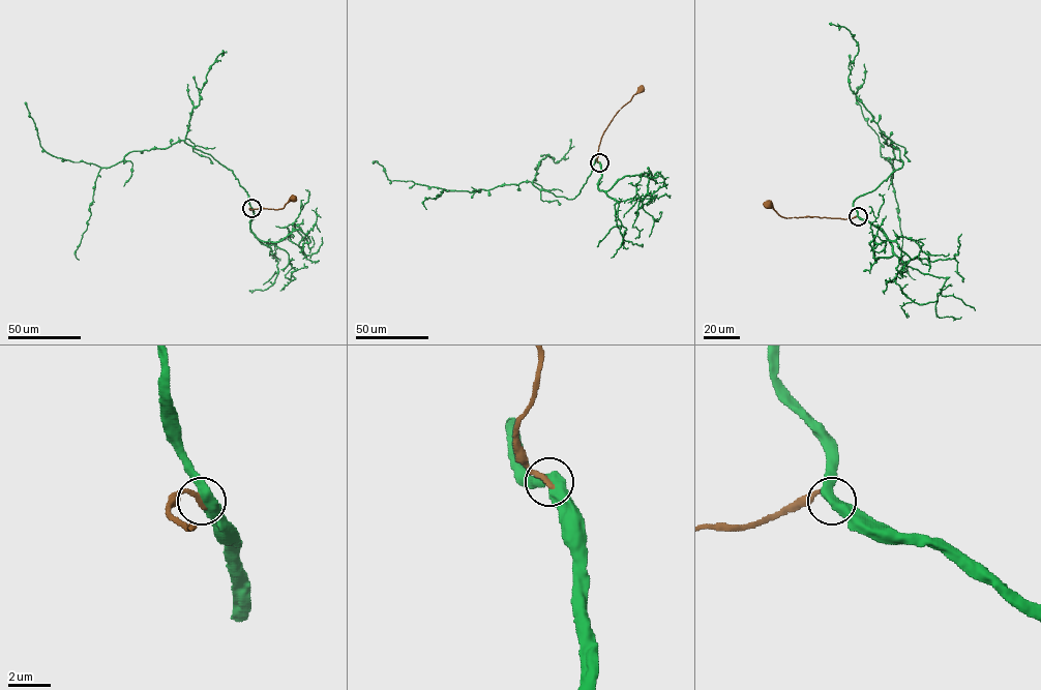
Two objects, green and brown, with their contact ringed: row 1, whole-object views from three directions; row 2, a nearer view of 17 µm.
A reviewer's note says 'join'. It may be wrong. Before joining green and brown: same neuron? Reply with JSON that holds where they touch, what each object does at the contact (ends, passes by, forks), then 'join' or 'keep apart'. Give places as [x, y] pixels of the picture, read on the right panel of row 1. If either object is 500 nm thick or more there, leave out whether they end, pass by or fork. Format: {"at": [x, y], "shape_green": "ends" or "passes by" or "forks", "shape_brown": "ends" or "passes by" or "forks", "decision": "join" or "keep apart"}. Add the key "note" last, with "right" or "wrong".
{"at": [858, 216], "decision": "join", "note": "right"}

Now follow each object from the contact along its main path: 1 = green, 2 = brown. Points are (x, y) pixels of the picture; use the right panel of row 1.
1: (858, 216), (853, 202), (902, 161), (882, 133), (893, 148), (892, 167), (881, 155), (858, 86)
2: (858, 216), (782, 217), (767, 203)

